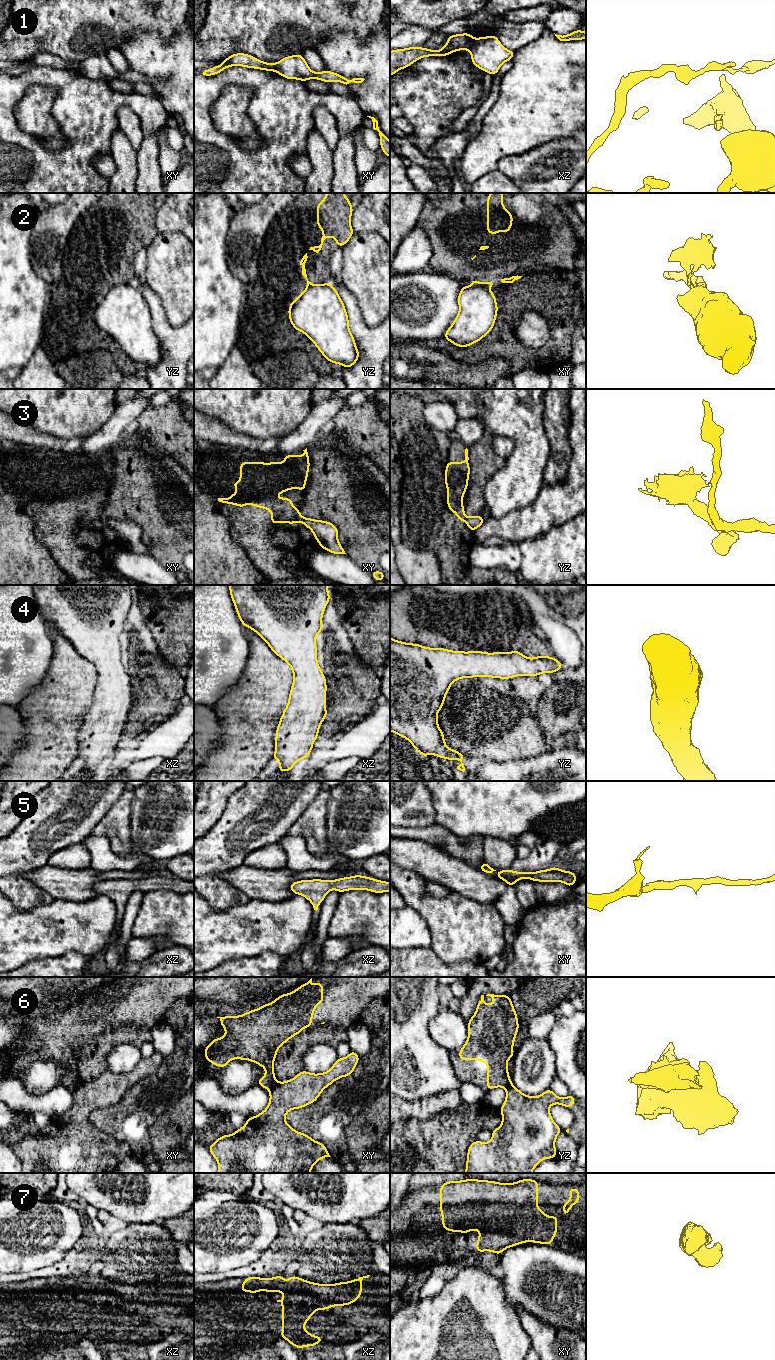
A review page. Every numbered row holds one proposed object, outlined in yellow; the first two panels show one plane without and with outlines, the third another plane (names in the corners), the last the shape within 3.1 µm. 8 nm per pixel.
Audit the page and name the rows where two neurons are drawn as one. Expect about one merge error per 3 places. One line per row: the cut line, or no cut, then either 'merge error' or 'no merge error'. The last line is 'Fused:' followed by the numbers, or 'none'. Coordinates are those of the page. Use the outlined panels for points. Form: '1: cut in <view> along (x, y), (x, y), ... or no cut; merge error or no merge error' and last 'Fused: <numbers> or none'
1: no cut; no merge error
2: cut in xy along (472, 284), (483, 284), (487, 287); merge error
3: cut in xy along (304, 517), (301, 522); merge error
4: no cut; no merge error
5: no cut; no merge error
6: cut in xy along (277, 1081), (269, 1089); merge error
7: no cut; no merge error
Fused: 2, 3, 6

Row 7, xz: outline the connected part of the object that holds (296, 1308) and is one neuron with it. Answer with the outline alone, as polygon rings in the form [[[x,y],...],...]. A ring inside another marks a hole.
[[[278,1275],[273,1278],[246,1277],[243,1281],[240,1290],[242,1292],[251,1292],[253,1294],[259,1291],[281,1292],[285,1295],[281,1300],[277,1300],[282,1304],[282,1332],[280,1338],[288,1340],[290,1344],[296,1348],[306,1346],[313,1347],[316,1344],[322,1343],[321,1336],[311,1335],[307,1330],[304,1330],[306,1322],[314,1315],[315,1310],[327,1310],[334,1306],[344,1306],[353,1304],[362,1294],[362,1280],[370,1275],[359,1277],[348,1282],[339,1282],[336,1284],[318,1284],[306,1281],[295,1276],[289,1277],[285,1282],[284,1277]]]

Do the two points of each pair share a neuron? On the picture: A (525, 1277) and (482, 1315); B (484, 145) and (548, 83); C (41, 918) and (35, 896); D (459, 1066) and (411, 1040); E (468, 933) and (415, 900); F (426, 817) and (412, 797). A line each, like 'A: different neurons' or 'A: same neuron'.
A: different neurons
B: same neuron
C: different neurons
D: different neurons
E: same neuron
F: same neuron

